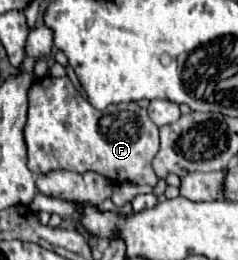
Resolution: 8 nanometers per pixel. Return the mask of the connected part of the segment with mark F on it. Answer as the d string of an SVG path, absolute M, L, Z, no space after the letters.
M44 76L32 84L28 92L28 120L24 126L24 138L28 146L28 168L34 174L52 170L74 170L78 174L84 174L90 170L108 178L112 184L132 182L154 186L158 182L158 176L152 170L152 158L158 152L158 126L150 120L148 112L140 108L136 102L122 104L122 114L118 106L96 110L90 102L86 102L78 94L68 76L64 78Z

